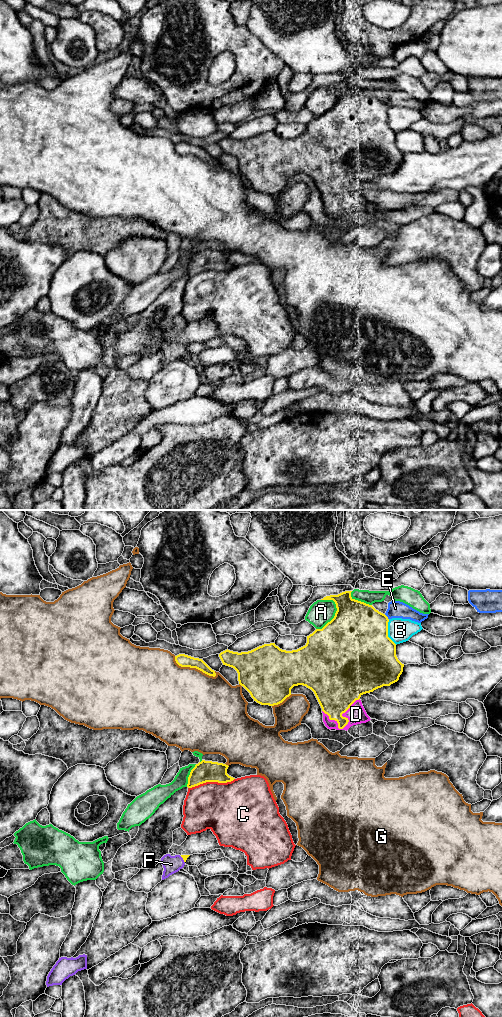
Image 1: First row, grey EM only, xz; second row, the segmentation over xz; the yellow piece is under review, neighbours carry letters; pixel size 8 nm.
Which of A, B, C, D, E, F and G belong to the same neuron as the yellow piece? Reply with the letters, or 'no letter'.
D, F

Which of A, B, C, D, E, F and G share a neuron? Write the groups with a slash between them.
A / B / C / D F / E / G

